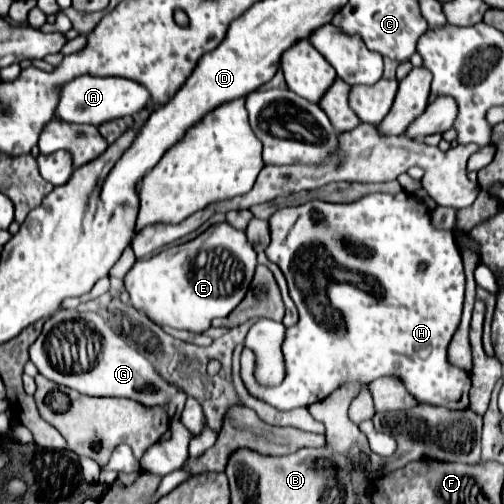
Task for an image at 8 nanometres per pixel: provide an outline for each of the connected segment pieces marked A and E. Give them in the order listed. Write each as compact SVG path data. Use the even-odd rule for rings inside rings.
M84 75L84 77L78 77L76 81L72 81L72 83L68 83L68 85L62 87L60 103L56 107L56 115L60 119L72 121L72 123L92 123L92 125L100 125L104 121L118 119L118 117L124 117L124 115L132 115L134 117L148 103L150 103L148 91L140 83L136 83L132 79ZM66 109L68 109L68 115L66 115Z
M228 223L210 225L196 239L162 249L158 255L136 261L124 277L130 303L156 325L204 333L210 321L226 317L246 295L256 267L256 251L246 243L244 231Z

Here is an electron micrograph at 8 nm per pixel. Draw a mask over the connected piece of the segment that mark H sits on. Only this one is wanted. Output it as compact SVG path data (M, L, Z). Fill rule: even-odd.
M372 193L366 195L362 201L356 203L348 203L348 205L334 205L334 203L326 203L326 201L308 201L304 205L296 205L296 207L282 207L278 209L270 219L270 245L266 247L266 257L270 261L274 261L286 281L288 281L288 289L290 289L290 297L300 313L300 321L288 329L286 333L286 341L284 341L284 361L286 361L286 377L278 387L262 387L256 383L254 373L252 373L252 355L250 349L244 347L242 355L240 355L240 377L246 385L246 389L250 391L250 395L258 397L260 401L266 401L268 405L280 409L280 411L290 411L296 407L308 407L310 403L322 401L326 399L326 395L334 393L338 389L338 385L342 385L344 381L364 381L364 383L372 383L374 379L392 373L398 375L406 389L416 397L418 403L428 403L428 405L442 405L442 407L450 407L450 409L466 409L468 407L468 389L470 389L470 379L466 375L464 369L454 367L448 363L446 359L446 349L448 343L460 323L460 315L462 315L462 303L464 303L466 277L464 269L462 269L462 255L460 249L456 245L454 233L452 231L442 231L442 229L434 229L434 225L430 223L430 215L428 215L428 207L424 207L422 201L418 201L412 193L398 193L398 195L386 195L386 193ZM420 263L426 263L428 267L424 271L418 269ZM318 307L330 307L330 311L340 313L340 319L320 319L318 321Z

